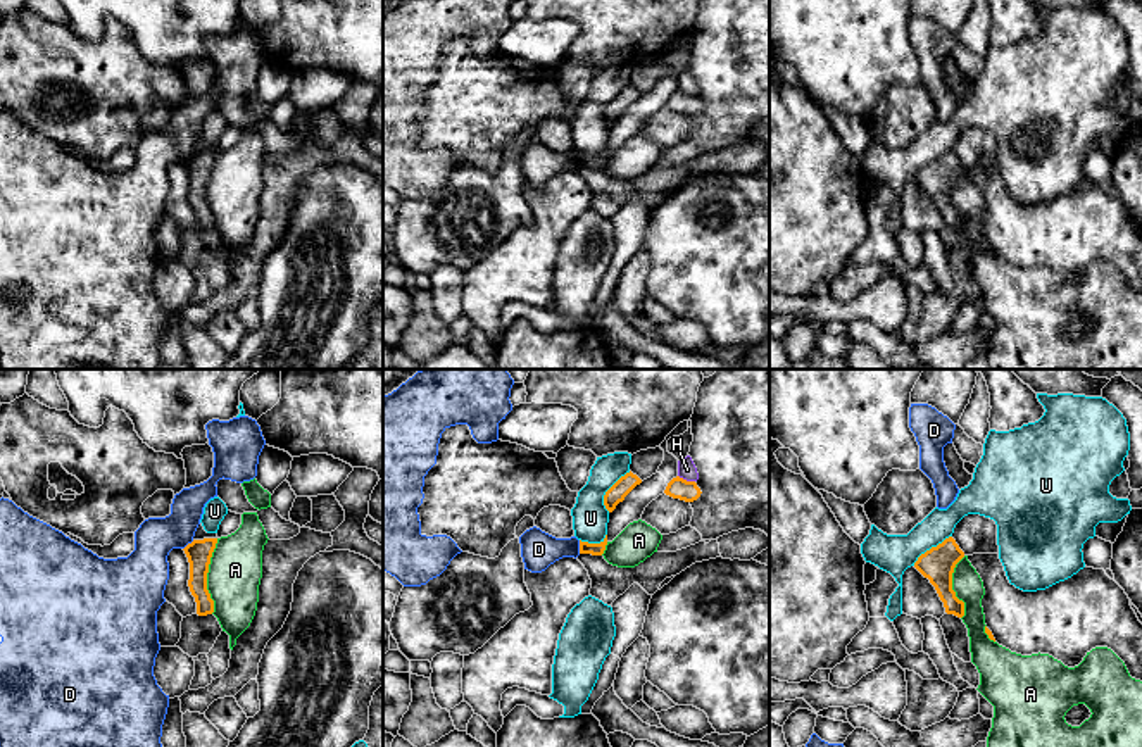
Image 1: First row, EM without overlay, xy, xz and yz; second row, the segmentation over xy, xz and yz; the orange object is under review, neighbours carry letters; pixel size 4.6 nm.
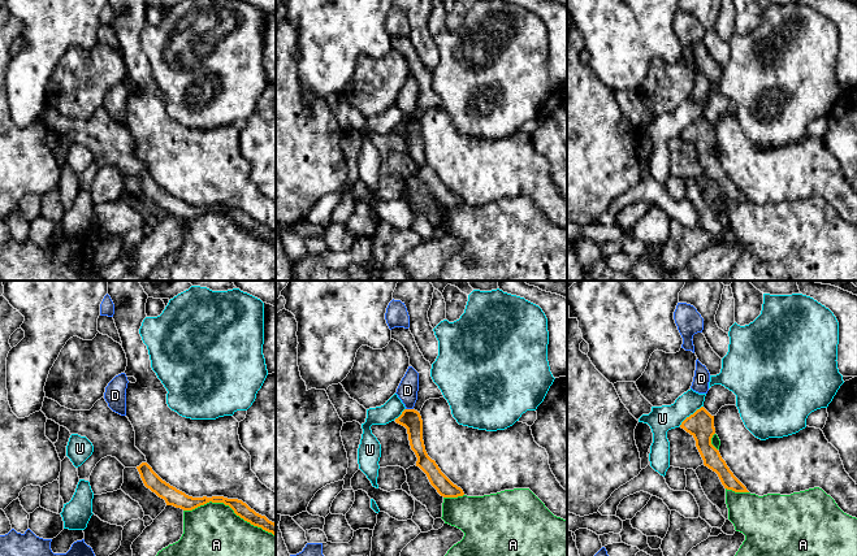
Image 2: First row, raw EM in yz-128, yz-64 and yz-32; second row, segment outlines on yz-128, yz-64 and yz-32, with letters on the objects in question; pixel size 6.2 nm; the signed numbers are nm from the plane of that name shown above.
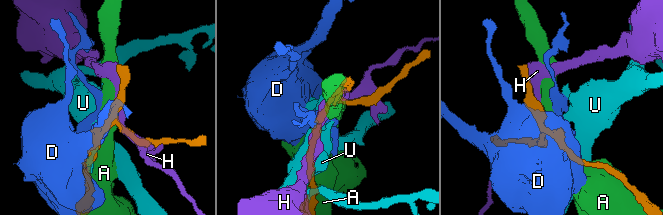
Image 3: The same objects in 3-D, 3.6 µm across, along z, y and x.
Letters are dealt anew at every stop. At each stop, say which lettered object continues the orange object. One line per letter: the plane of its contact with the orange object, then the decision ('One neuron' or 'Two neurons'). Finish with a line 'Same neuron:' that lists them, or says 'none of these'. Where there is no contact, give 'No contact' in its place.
A: Touches orange in xy. Two neurons
D: Touches orange in xz. Two neurons
H: Touches orange in xz. Two neurons
U: Touches orange in xz. Two neurons
Same neuron: none of these

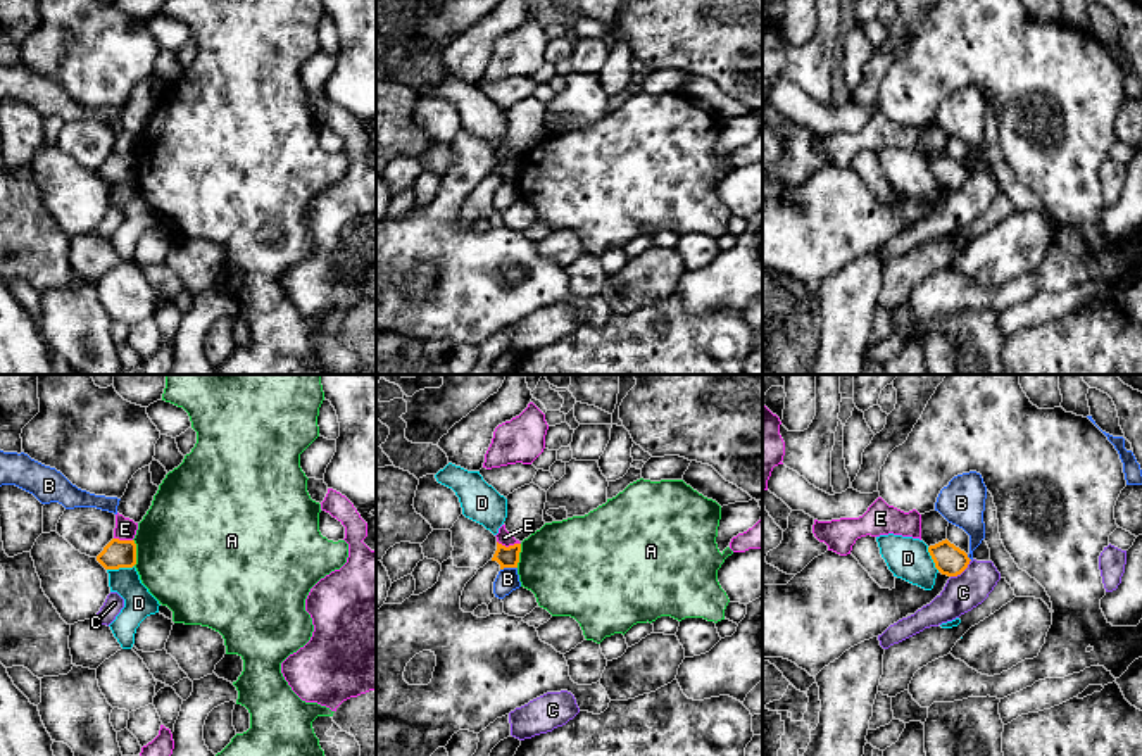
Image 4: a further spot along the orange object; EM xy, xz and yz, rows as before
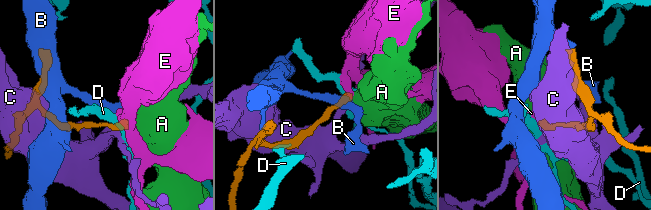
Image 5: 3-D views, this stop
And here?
A: Touches orange in xy. Two neurons
B: Touches orange in xz. Two neurons
C: Touches orange in yz. Two neurons
D: Touches orange in xy. Two neurons
E: Touches orange in xz. Two neurons
Same neuron: none of these

